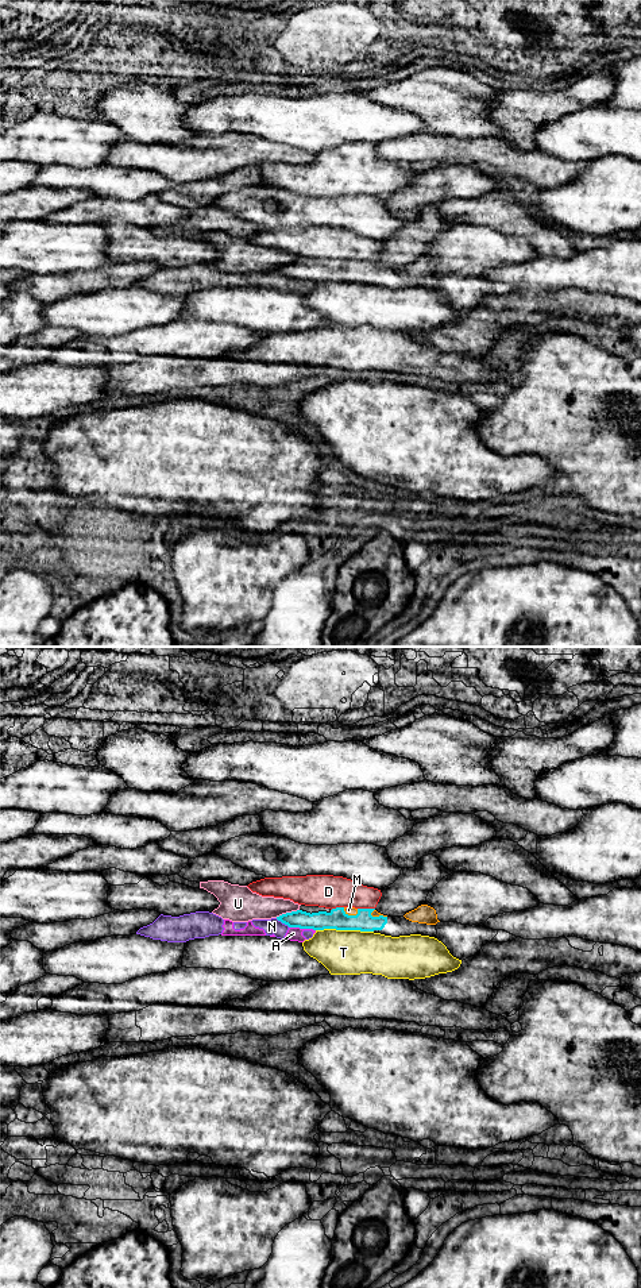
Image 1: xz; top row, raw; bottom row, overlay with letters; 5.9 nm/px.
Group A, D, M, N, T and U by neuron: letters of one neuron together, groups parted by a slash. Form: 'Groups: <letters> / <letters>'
Groups: A N / D / M / T / U

